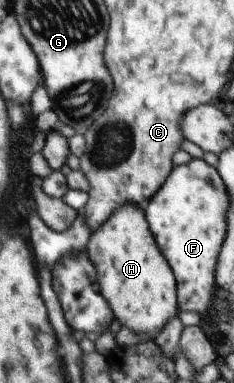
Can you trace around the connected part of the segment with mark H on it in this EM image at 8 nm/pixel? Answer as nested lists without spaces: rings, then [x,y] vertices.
[[[126,203],[99,230],[93,231],[87,249],[99,271],[99,282],[104,296],[114,309],[115,320],[136,333],[154,334],[163,330],[180,312],[179,287],[175,281],[173,269],[170,263],[167,263],[165,255],[155,241],[145,217],[144,206]]]

